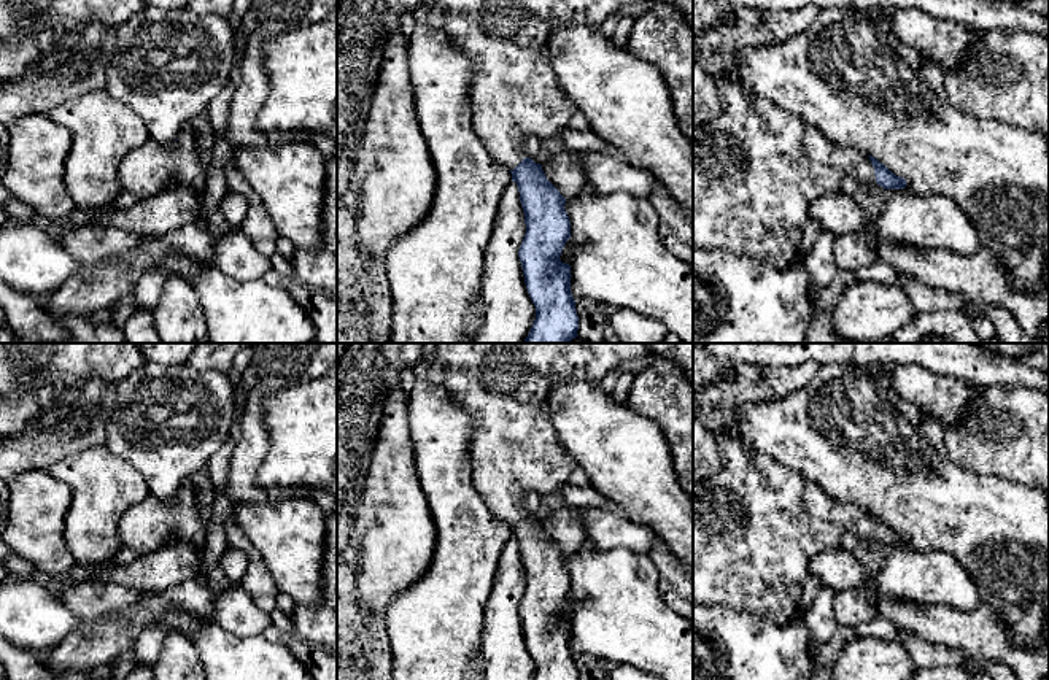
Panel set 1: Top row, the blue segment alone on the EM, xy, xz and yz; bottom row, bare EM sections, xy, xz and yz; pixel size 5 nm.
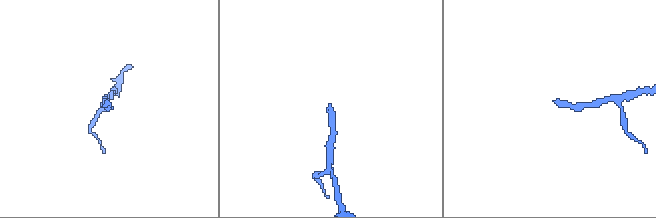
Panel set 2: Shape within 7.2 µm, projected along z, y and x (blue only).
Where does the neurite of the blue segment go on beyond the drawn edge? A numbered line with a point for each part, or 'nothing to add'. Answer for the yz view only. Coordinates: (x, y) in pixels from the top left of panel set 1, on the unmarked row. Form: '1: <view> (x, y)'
1: yz (757, 525)

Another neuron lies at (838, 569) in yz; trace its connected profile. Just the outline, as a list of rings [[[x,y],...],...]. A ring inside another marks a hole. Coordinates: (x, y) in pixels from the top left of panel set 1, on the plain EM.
[[[836,548],[809,561],[809,574],[823,586],[838,591],[861,588],[865,569],[854,551]]]

